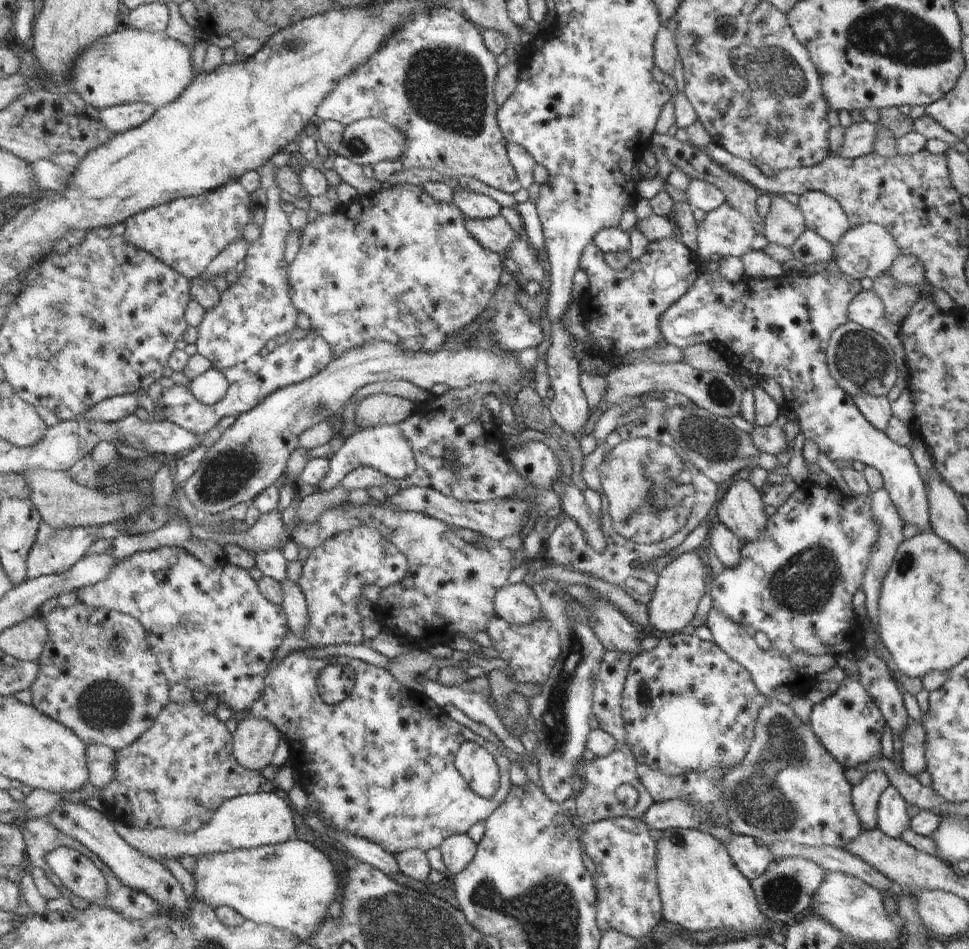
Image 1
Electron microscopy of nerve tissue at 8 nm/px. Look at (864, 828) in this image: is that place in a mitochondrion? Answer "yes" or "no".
no

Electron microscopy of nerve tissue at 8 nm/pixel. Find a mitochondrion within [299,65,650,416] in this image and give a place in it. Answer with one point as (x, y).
(357, 145)

